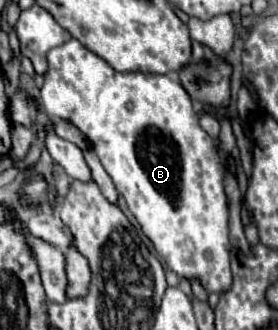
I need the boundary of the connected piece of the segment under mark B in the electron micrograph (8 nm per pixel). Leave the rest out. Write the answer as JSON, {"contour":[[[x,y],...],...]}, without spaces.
{"contour":[[[72,38],[48,52],[48,74],[40,94],[48,116],[70,120],[88,138],[118,194],[126,200],[128,210],[136,216],[142,232],[150,238],[166,266],[180,278],[198,280],[208,294],[230,290],[228,200],[222,188],[224,168],[214,150],[214,138],[200,128],[190,96],[178,86],[178,80],[168,74],[116,72],[108,62]]]}

